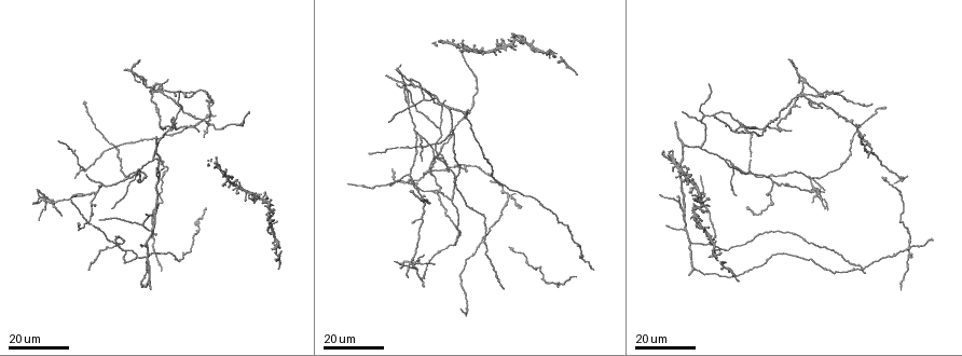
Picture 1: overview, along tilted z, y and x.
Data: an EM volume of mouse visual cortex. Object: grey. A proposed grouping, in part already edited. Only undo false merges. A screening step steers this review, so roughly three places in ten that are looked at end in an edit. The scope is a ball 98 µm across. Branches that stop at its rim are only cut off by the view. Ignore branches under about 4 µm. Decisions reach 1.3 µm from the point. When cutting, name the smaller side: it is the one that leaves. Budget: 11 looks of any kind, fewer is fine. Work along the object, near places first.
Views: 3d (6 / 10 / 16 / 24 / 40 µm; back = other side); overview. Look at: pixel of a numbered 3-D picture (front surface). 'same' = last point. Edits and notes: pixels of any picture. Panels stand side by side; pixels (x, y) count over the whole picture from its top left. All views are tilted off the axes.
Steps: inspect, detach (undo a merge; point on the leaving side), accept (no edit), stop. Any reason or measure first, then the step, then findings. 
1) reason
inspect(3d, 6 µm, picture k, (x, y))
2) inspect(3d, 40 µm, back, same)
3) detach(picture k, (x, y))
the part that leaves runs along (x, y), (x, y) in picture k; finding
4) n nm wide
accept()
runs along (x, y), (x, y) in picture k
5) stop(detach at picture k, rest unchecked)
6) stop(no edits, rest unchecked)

two arms in line, one across
inspect(3d, 24 µm, picture 1, (704, 113))

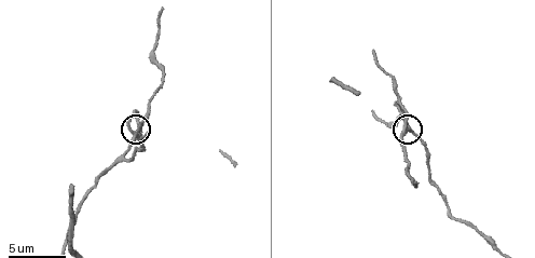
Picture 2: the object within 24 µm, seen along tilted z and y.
inspect(3d, 10 µm, picture 2, (413, 135))

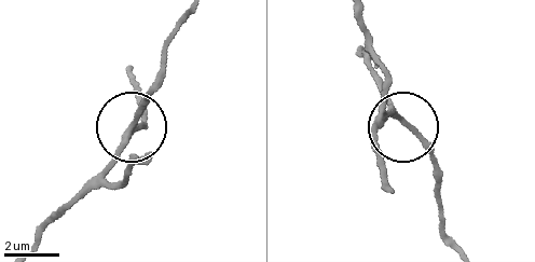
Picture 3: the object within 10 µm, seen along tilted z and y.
zoom in
inspect(3d, 6 µm, picture 3, (135, 130))

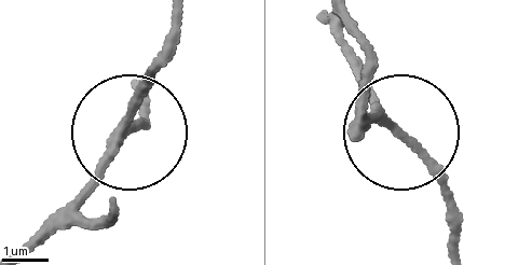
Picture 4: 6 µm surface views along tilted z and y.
side arm 173 µm
accept()
all the same cell

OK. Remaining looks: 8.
arms part here
inspect(3d, 24 µm, picture 1, (682, 143))

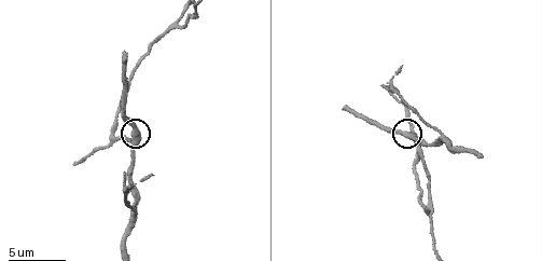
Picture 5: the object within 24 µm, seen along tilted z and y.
inspect(3d, 6 µm, picture 5, (135, 138))

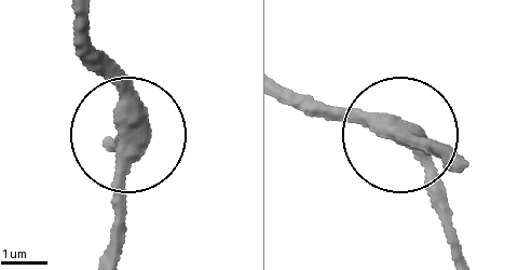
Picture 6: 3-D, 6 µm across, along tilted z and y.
accept()
runs along (460, 244), (441, 186), (403, 132), (299, 111) in picture 6; one cell here

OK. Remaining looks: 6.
two arms in line, one across
inspect(3d, 24 µm, picture 1, (424, 137))

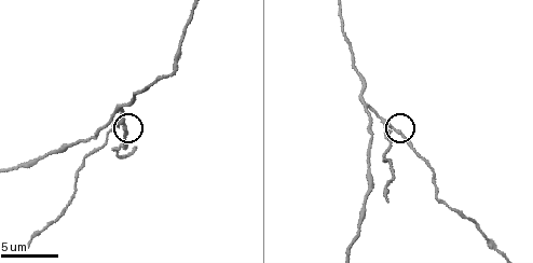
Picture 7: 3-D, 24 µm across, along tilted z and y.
inspect(3d, 10 µm, picture 7, (121, 123))

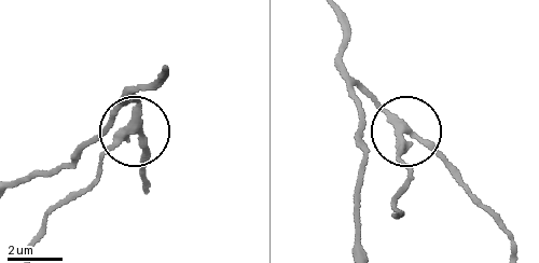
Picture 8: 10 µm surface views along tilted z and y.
detach(picture 8, (106, 149))
the part that leaves runs along (132, 124), (93, 181), (49, 215), (33, 243) in picture 8; two cells meet here

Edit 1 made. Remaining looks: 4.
inspect(overview)

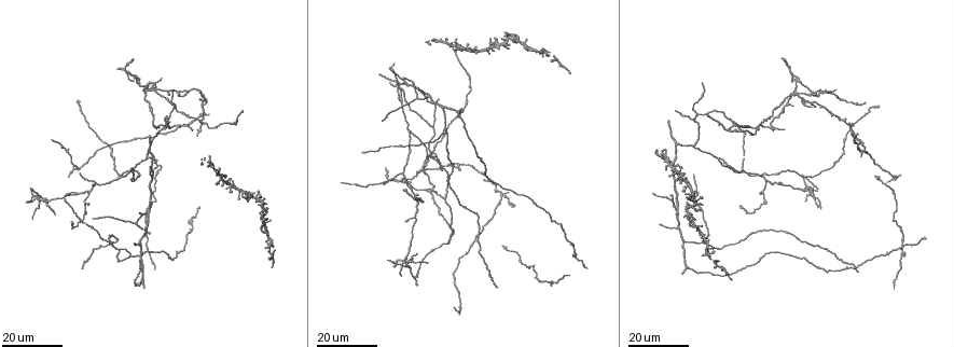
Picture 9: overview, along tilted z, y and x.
arms part here
inspect(3d, 16 µm, picture 9, (92, 192))

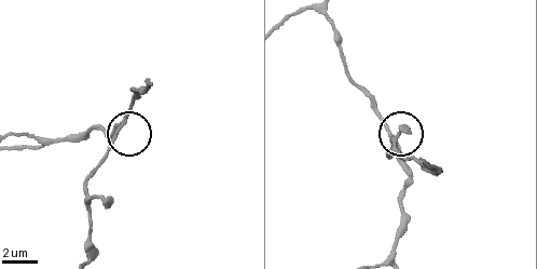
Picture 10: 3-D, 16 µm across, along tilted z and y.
inspect(3d, 6 µm, picture 10, (120, 126))

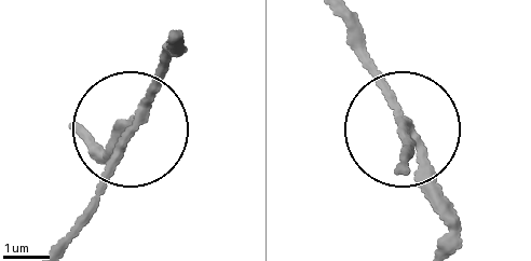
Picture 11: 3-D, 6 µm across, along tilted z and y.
180 nm wide
accept()
all the same cell

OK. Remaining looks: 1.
stop(detach at picture 8, rest unchecked)

